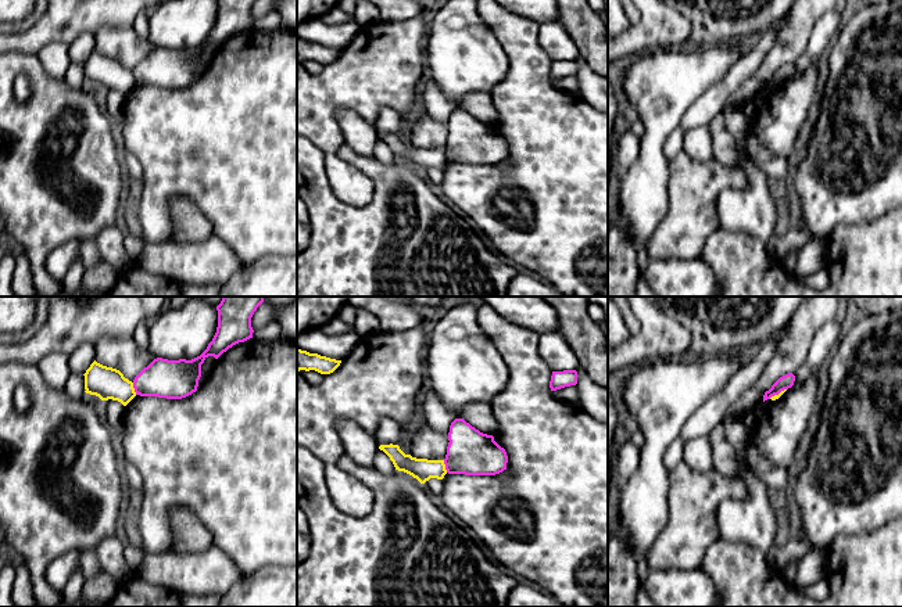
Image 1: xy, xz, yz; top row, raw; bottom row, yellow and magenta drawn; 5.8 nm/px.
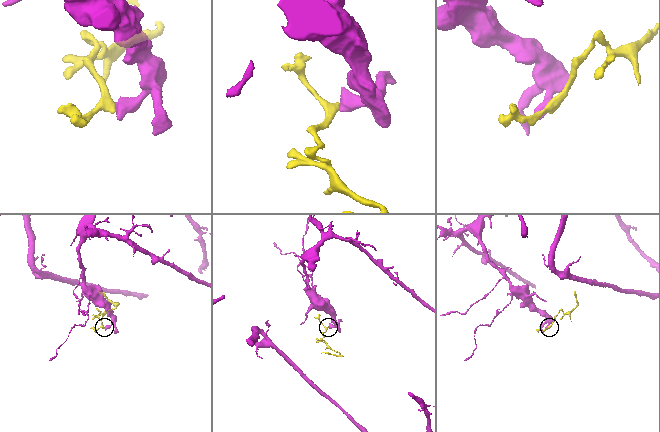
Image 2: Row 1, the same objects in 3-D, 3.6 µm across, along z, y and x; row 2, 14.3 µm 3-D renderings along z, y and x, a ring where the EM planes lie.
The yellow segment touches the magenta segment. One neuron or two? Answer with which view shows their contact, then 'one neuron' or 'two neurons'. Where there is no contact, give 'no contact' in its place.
xy | two neurons

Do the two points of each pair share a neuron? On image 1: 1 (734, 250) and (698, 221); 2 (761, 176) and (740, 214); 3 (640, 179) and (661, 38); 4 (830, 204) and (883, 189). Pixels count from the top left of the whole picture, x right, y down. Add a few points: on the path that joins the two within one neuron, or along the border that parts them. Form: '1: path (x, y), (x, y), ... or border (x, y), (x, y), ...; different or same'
1: border (719, 226), (707, 240), (700, 257); different
2: path (758, 186), (756, 197), (750, 204); same
3: border (684, 45), (679, 47), (650, 49), (629, 58); different
4: path (843, 198), (859, 197), (870, 189); same

